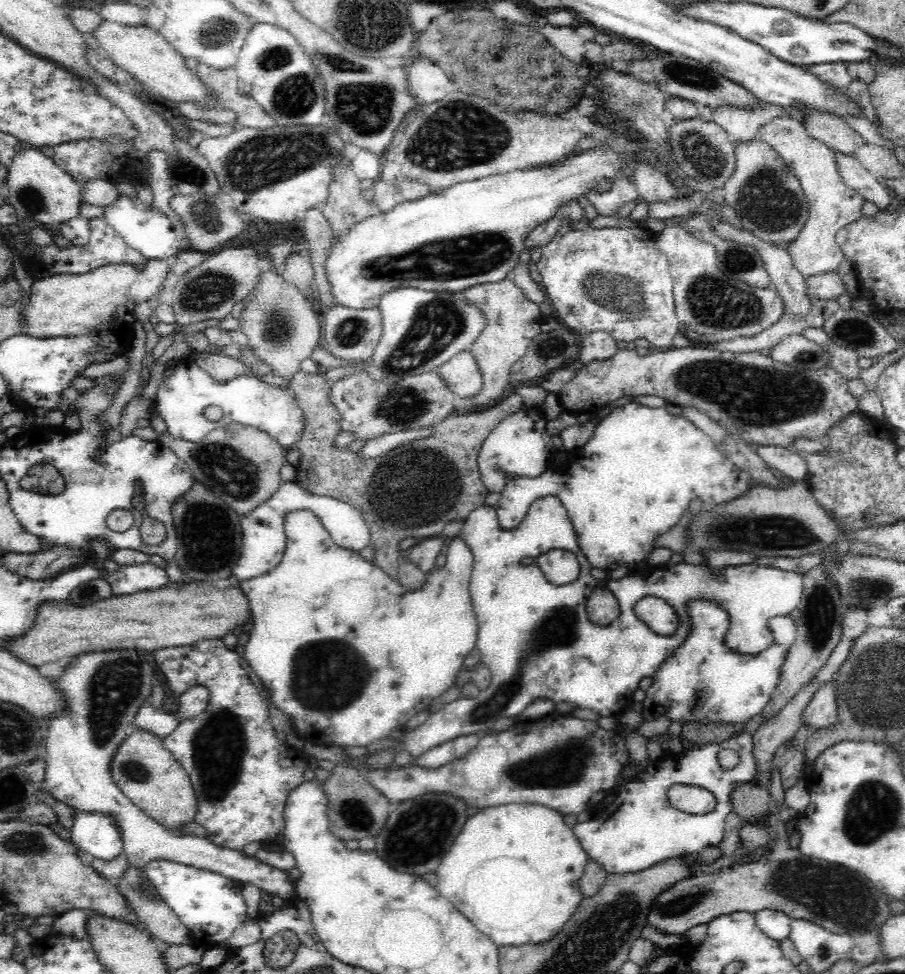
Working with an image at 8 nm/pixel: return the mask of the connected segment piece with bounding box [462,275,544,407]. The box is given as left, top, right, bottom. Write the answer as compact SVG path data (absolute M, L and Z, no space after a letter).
M512 275L502 278L500 282L476 284L463 289L462 296L472 307L482 311L484 320L479 337L470 346L482 373L483 384L475 396L468 397L468 403L478 407L497 400L508 388L511 366L526 354L531 340L542 332L540 326L544 320L539 306L524 297Z

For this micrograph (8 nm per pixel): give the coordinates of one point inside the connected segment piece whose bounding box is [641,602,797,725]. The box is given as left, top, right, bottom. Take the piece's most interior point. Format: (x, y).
(703, 680)

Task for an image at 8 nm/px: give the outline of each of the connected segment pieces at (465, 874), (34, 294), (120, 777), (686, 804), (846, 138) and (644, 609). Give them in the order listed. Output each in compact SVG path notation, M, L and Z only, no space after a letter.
M510 803L486 807L463 826L438 865L435 888L497 947L549 943L583 900L578 882L590 859L574 835L572 821L543 804Z
M147 259L142 271L136 270L130 264L113 264L101 266L81 275L66 273L40 279L32 286L28 306L22 310L22 324L24 324L22 334L26 334L26 337L39 339L82 336L88 330L94 329L96 325L102 324L108 317L112 317L115 308L122 305L127 297L132 297L133 302L138 304L151 300L154 295L158 295L163 289L163 283L167 278L169 268L163 260Z
M137 728L114 752L111 763L113 779L132 803L152 820L173 832L197 816L198 801L186 769L153 732Z
M675 782L670 786L668 792L670 804L688 814L706 814L714 810L715 796L705 788L692 786L690 784L678 784Z
M808 114L802 118L806 127L806 134L822 141L828 148L833 151L841 152L842 154L856 155L856 148L864 146L865 140L856 132L844 119L830 114Z
M644 597L634 604L634 612L638 619L646 623L658 635L672 636L680 624L674 608L664 599Z

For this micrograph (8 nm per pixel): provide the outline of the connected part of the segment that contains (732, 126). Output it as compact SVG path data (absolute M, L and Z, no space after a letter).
M769 102L749 110L749 108L732 108L720 106L713 109L713 120L728 133L728 138L733 144L750 142L757 137L758 129L776 117L790 117L785 108L774 106Z

